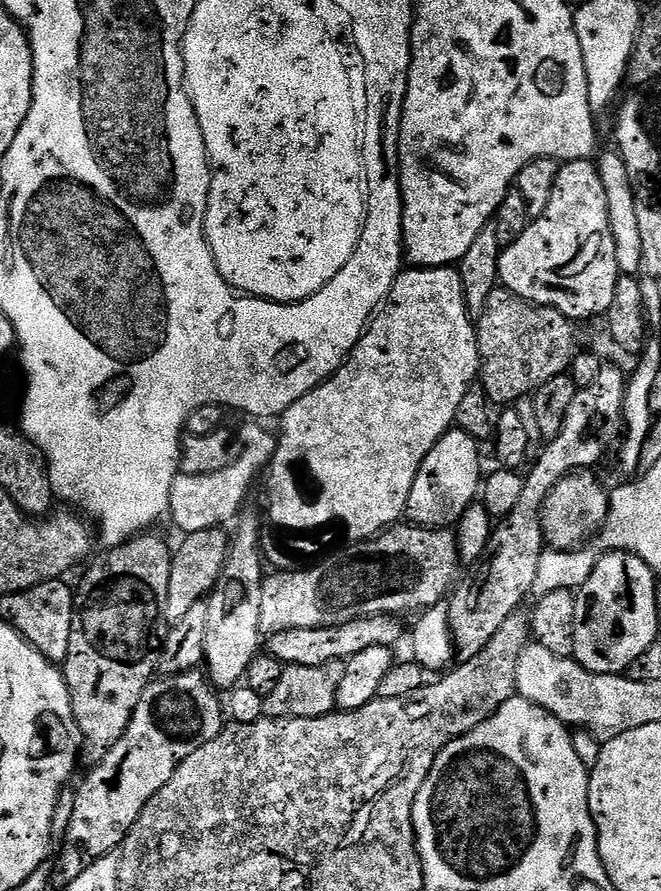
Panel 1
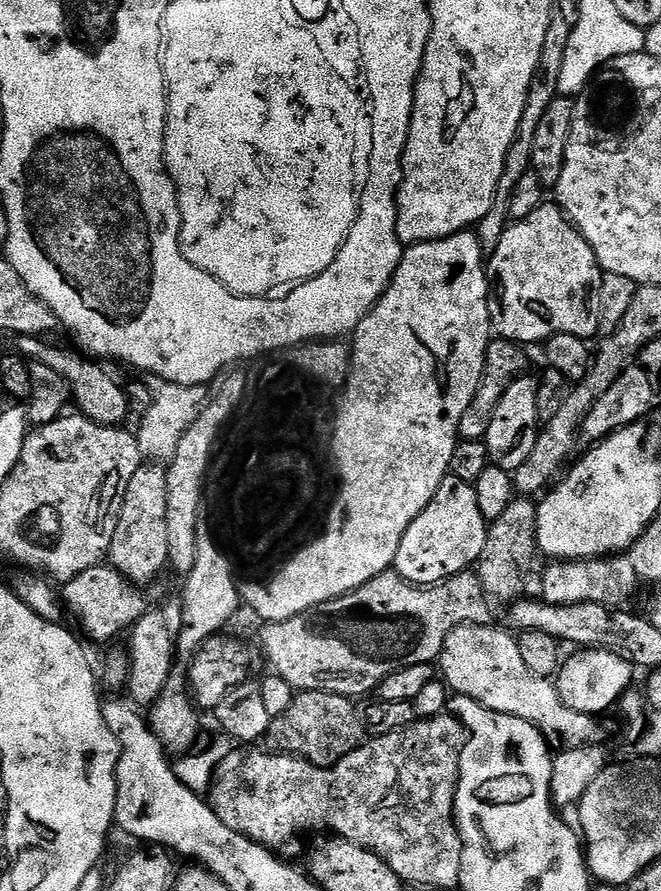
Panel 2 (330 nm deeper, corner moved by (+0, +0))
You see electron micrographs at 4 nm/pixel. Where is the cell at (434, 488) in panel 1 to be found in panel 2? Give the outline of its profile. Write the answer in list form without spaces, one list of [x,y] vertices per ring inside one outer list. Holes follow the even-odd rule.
[[[450,474],[443,480],[426,510],[410,522],[398,546],[394,571],[402,579],[421,586],[441,584],[459,572],[469,571],[479,561],[482,546],[486,546],[488,525],[482,510],[478,510],[475,487]]]

